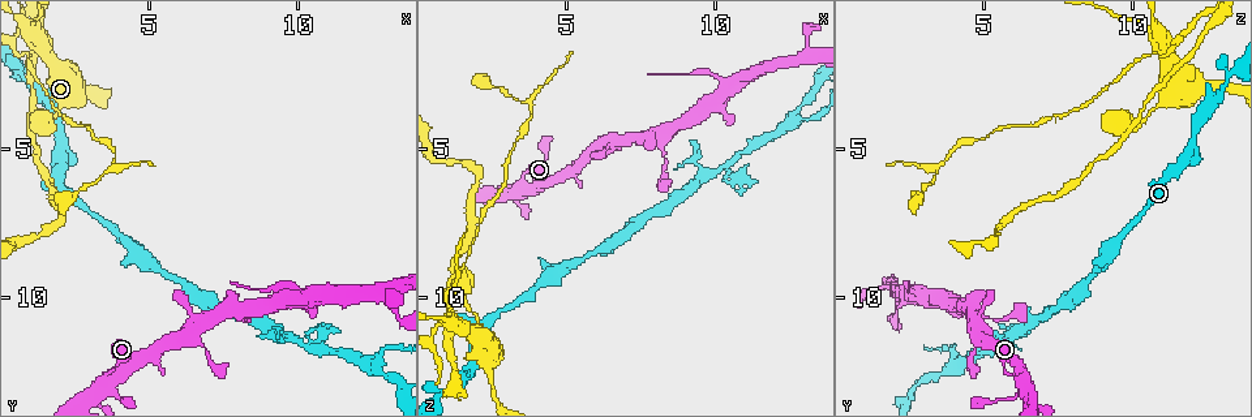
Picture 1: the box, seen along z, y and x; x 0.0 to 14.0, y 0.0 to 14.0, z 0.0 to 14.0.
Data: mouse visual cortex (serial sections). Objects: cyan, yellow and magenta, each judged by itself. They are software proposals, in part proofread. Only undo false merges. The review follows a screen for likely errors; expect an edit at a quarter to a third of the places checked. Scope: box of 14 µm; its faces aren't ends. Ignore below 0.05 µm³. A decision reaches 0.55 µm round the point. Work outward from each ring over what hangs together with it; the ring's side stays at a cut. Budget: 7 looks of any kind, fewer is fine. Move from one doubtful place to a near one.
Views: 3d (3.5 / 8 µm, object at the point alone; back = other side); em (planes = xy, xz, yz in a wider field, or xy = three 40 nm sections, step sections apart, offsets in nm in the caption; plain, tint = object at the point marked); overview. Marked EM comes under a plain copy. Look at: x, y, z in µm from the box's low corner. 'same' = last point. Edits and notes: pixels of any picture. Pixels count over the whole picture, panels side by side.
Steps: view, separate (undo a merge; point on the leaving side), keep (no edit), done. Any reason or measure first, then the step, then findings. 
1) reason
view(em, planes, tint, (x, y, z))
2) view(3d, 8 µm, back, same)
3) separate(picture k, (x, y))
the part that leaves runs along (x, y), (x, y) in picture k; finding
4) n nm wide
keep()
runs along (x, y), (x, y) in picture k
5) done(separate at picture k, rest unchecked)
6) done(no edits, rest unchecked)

arms part here
view(3d, 3.5 µm, (1.2, 0.9, 10.6))

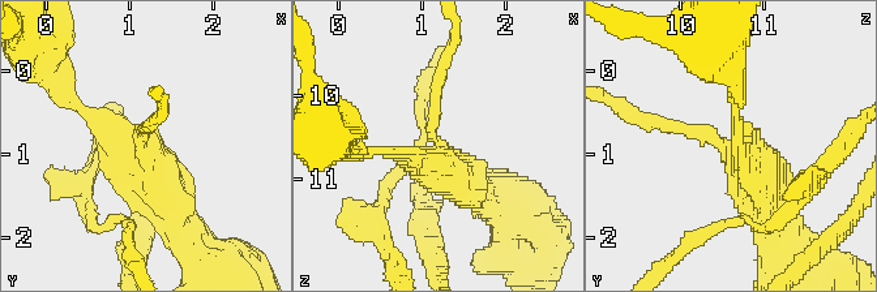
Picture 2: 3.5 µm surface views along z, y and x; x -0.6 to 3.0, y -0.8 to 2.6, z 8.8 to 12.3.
3 arms; arms of 150, 150, 400 nm; need the tissue
view(em, xy, step 2, tint, (1.20, 1.00, 10.65))

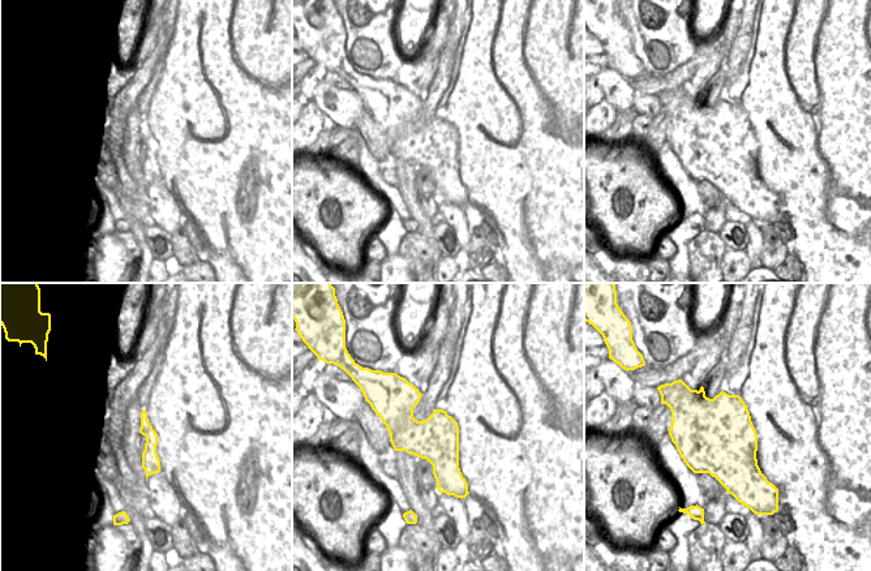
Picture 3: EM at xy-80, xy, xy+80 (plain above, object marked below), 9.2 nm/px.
400 nm wide
separate(picture 2, (433, 101))
the part that leaves runs along (436, 141), (436, 87), (456, 34) in picture 2; a second cell is stuck on

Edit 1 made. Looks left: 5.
view(overview)

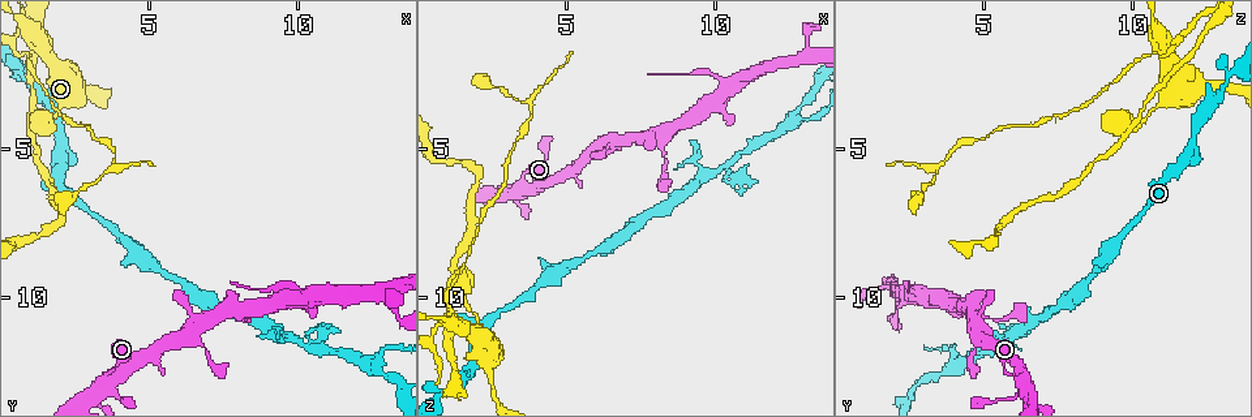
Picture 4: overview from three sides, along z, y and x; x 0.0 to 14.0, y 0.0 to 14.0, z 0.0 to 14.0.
thick turns thin
view(3d, 3.5 µm, (1.1, 4.3, 9.7))

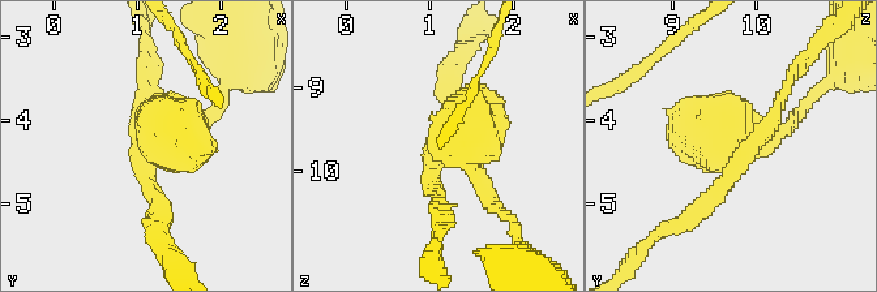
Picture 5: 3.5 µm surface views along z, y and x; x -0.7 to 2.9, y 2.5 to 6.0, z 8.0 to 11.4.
view(em, xy, step 1, tint, (1.15, 4.30, 9.75))

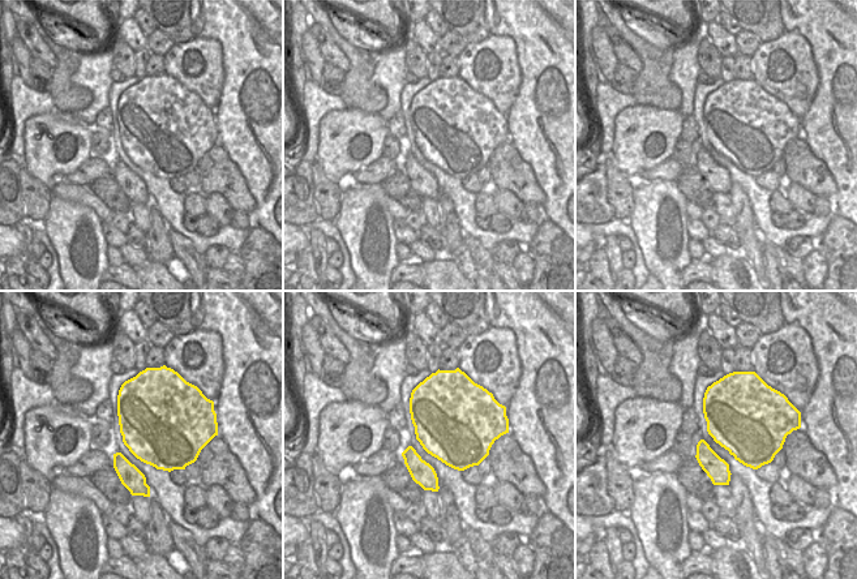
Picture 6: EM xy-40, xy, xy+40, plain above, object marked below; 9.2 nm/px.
separate(picture 5, (710, 206))
the part that leaves runs along (731, 166), (691, 218), (644, 245) in picture 5; two cells meet here

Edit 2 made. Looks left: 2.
done(separate at picture 2, separate at picture 5, rest unchecked)

